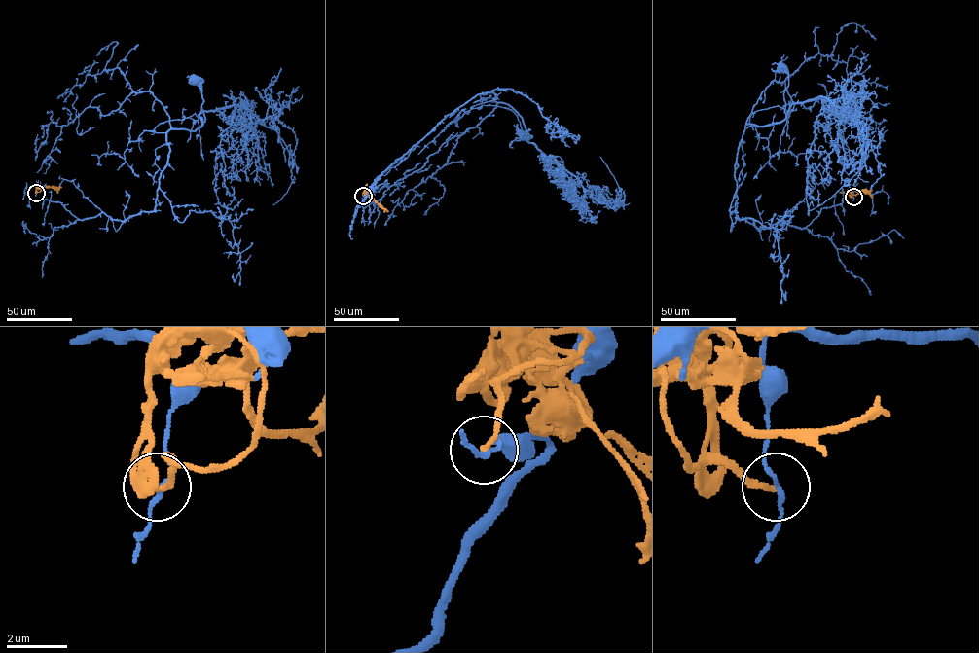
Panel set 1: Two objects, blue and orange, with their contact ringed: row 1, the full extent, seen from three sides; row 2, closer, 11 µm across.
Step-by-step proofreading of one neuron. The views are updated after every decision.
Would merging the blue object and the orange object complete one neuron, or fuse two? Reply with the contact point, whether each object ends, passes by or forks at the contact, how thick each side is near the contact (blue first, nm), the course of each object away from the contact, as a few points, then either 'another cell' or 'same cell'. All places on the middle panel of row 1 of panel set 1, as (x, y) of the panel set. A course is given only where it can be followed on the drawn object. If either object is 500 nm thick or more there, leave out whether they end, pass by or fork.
place (363, 196); blue passes by; orange ends; calibres 140 and 160 nm; course blue (363, 196), (440, 122), (479, 94), (492, 92), (493, 101), (507, 103), (532, 136), (525, 138), (521, 132); course orange (363, 196), (365, 192), (388, 211); another cell

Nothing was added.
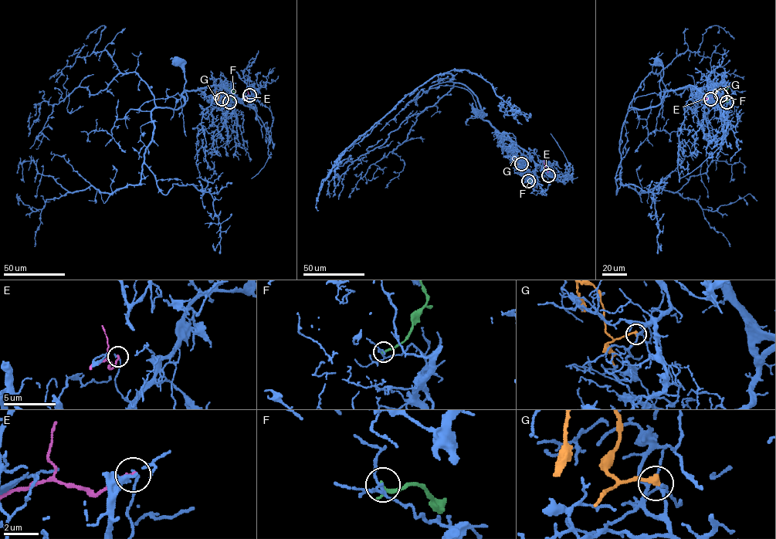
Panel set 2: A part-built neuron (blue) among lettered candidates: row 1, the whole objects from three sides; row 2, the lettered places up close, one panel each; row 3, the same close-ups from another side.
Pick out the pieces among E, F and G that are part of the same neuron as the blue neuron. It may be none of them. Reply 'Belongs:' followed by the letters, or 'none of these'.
Belongs: none of these

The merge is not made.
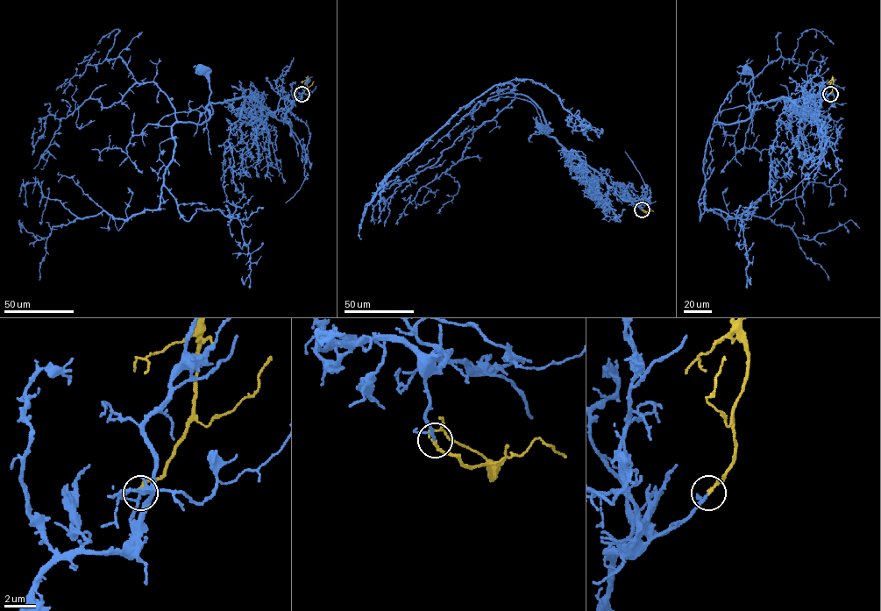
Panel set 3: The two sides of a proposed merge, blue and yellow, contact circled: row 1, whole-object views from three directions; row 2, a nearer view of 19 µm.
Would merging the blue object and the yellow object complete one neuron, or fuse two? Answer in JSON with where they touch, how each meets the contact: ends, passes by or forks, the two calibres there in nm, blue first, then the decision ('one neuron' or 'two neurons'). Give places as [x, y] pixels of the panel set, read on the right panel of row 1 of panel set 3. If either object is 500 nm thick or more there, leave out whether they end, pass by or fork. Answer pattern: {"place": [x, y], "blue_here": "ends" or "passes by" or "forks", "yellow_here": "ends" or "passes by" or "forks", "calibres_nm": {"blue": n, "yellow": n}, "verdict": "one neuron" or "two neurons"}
{"place": [830, 94], "blue_here": "passes by", "yellow_here": "ends", "calibres_nm": {"blue": 140, "yellow": 190}, "verdict": "one neuron"}

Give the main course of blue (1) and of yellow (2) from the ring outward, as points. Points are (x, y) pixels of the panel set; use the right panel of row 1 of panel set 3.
1: (830, 94), (820, 99), (819, 121), (786, 98), (757, 103), (751, 114), (749, 94), (752, 76), (746, 70)
2: (830, 94), (834, 81), (829, 82)

